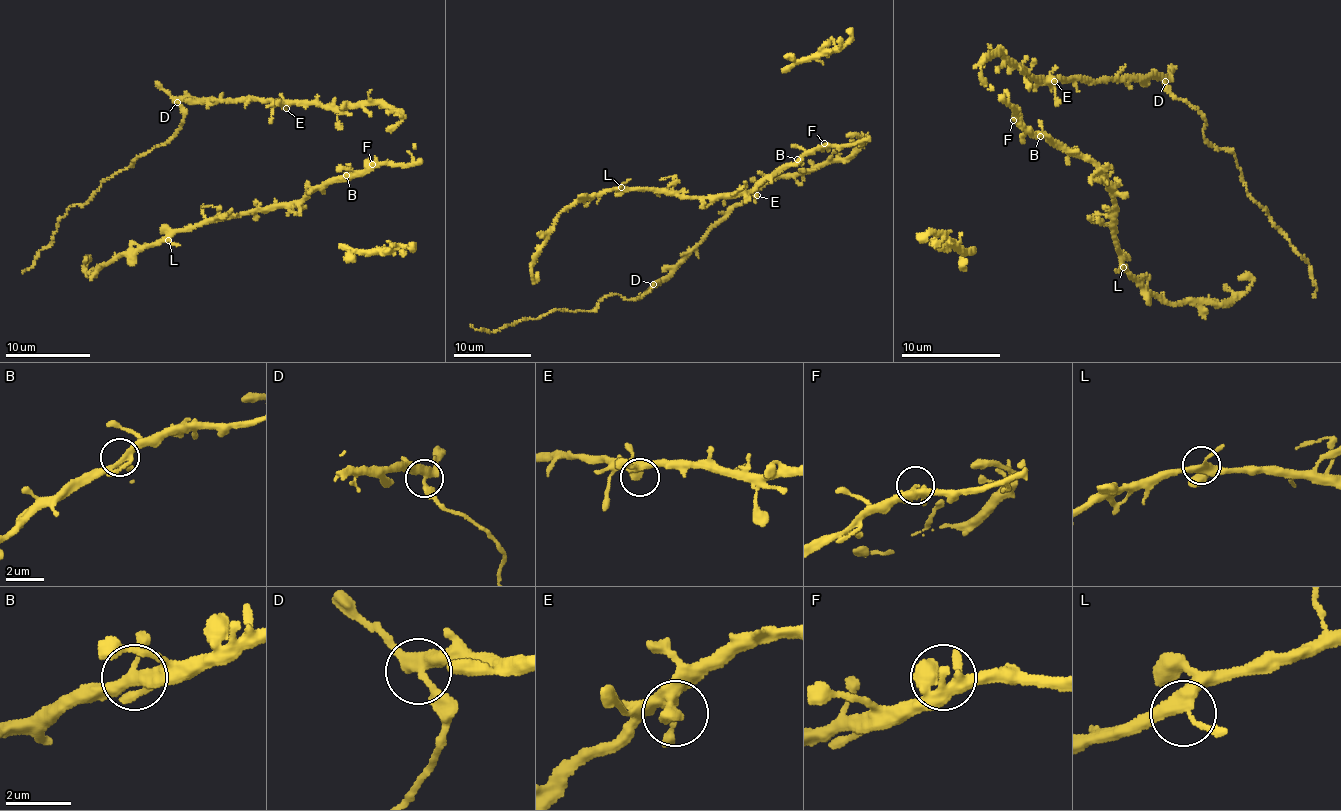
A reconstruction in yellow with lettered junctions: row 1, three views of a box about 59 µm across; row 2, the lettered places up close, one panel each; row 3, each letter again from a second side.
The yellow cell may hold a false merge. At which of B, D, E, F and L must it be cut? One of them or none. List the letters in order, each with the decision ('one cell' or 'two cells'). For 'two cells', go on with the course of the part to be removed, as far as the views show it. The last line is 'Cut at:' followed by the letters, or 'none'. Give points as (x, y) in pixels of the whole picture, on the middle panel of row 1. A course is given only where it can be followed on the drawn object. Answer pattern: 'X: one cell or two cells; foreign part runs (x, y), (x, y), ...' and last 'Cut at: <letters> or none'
B: one cell
D: two cells; foreign part runs (654, 284), (639, 296), (623, 300), (616, 294), (606, 296), (590, 310), (554, 309), (491, 332), (470, 324)
E: one cell
F: one cell
L: one cell
Cut at: D

